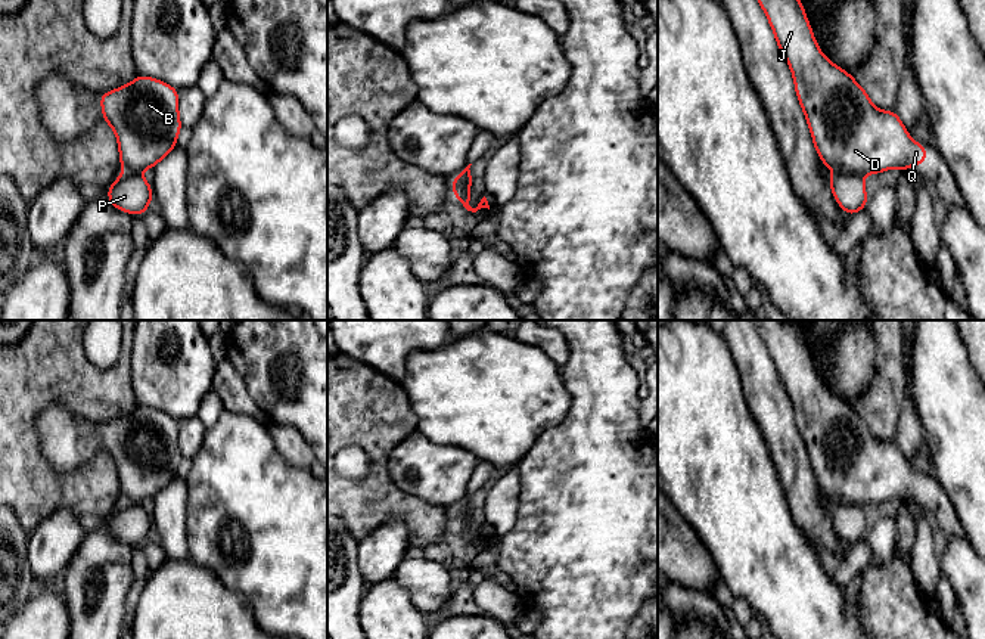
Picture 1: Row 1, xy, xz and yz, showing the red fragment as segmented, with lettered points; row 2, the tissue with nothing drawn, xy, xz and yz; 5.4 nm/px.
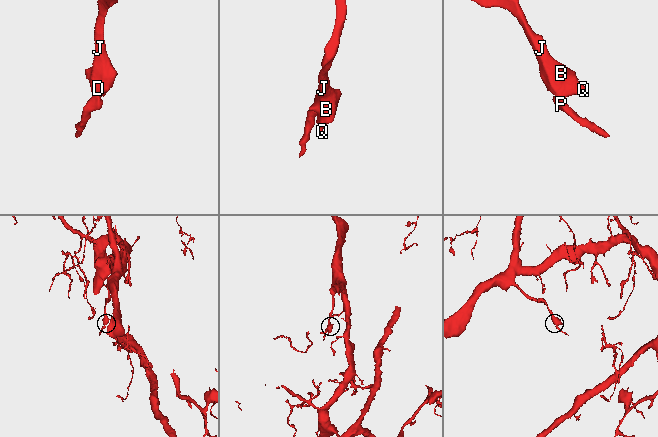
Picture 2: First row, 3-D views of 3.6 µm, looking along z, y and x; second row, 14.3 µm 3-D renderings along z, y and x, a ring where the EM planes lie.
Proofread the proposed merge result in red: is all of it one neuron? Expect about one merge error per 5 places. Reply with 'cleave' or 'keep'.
cleave

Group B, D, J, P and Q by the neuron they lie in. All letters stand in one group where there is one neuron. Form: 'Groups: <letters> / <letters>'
Groups: B D J Q / P

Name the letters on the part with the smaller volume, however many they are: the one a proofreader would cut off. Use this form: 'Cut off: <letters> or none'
Cut off: P

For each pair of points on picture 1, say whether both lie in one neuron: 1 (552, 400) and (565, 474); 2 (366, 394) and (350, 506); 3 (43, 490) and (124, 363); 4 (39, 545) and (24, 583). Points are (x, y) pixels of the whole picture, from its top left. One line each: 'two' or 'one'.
1: two
2: one
3: one
4: two

